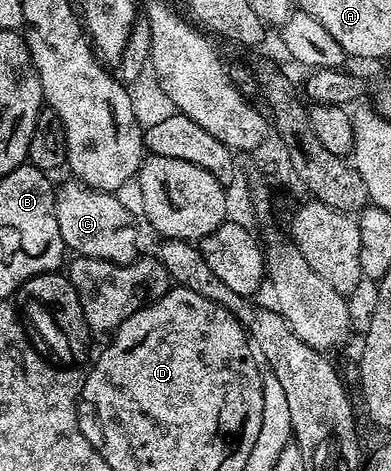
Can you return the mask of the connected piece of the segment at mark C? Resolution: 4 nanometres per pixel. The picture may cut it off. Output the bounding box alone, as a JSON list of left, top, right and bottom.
[55,178,138,264]

